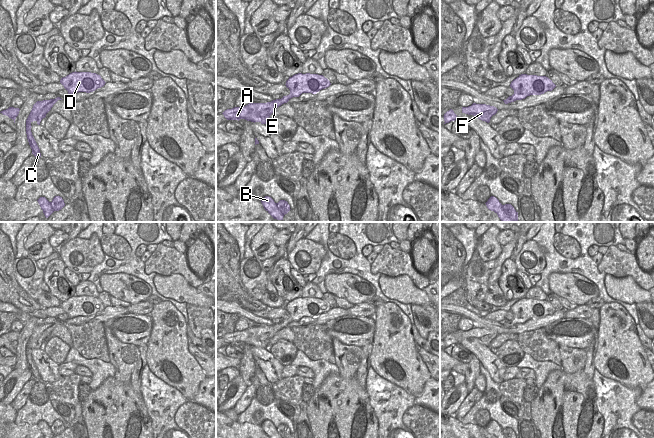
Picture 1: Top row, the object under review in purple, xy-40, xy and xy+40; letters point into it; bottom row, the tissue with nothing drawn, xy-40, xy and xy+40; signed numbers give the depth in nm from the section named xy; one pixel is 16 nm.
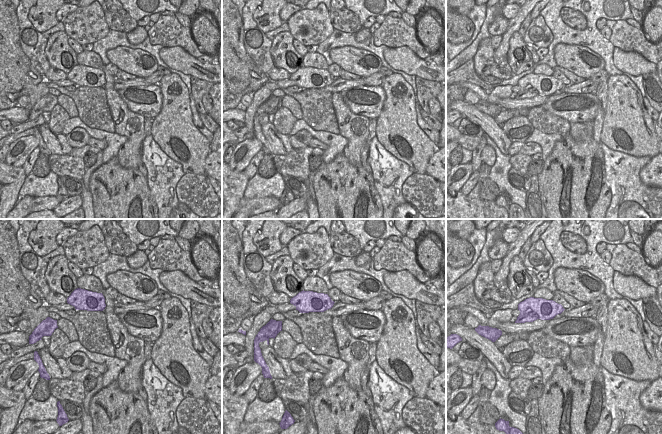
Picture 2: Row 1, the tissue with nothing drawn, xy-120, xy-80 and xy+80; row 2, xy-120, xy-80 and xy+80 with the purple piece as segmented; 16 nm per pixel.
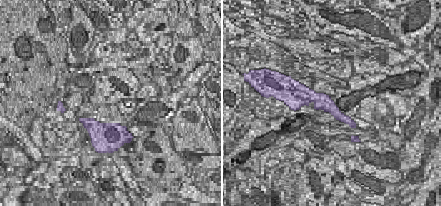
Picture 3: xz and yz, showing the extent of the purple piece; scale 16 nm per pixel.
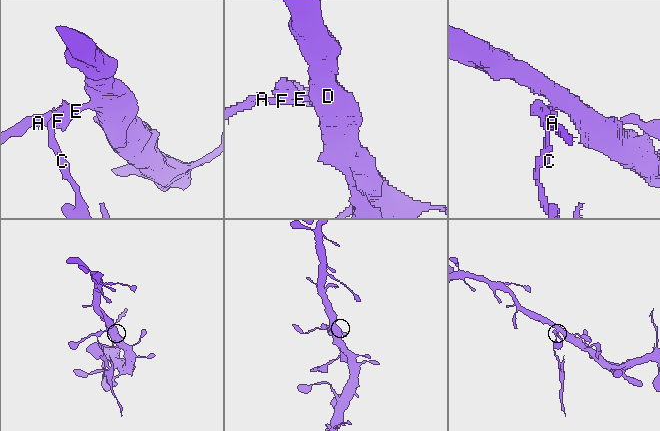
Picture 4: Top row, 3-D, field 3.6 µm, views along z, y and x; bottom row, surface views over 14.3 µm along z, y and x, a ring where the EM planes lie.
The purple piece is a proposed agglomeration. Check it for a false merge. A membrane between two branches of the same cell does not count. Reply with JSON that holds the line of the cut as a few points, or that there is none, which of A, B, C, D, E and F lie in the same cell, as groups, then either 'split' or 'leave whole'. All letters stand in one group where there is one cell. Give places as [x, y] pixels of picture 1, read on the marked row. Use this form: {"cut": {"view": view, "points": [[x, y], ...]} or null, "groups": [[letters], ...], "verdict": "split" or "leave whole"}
{"cut": {"view": "xy", "points": [[287, 95], [286, 101]]}, "groups": [["A", "B", "C", "E", "F"], ["D"]], "verdict": "split"}

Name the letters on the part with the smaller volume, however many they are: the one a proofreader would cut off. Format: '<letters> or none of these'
A, B, C, E, F

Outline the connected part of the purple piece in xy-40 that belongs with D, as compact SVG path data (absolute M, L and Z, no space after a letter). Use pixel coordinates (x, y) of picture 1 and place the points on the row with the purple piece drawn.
M72 72L61 78L60 83L68 91L68 95L78 92L90 93L105 85L100 75L91 72Z

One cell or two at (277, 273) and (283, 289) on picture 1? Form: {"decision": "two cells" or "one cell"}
{"decision": "one cell"}

